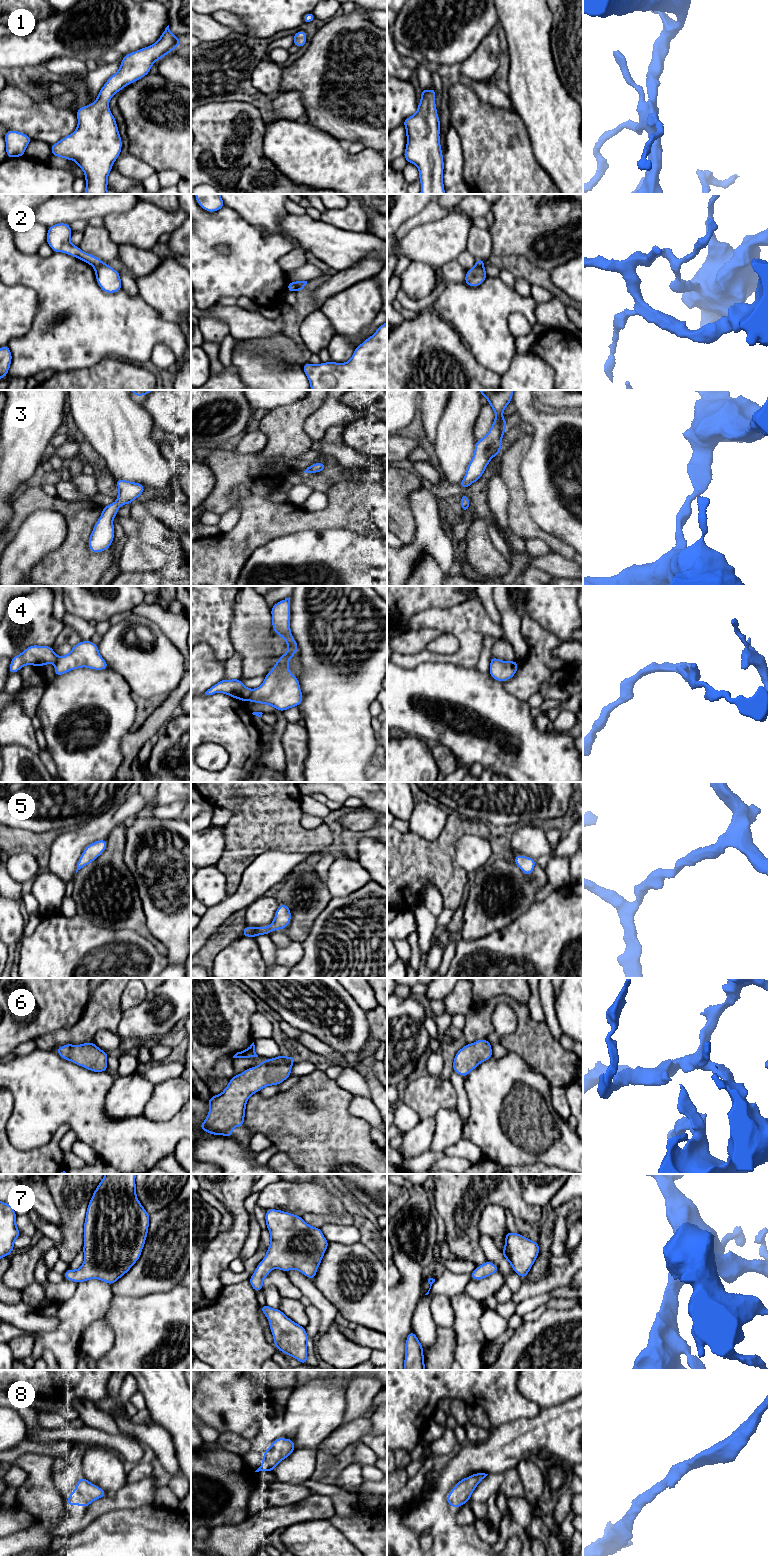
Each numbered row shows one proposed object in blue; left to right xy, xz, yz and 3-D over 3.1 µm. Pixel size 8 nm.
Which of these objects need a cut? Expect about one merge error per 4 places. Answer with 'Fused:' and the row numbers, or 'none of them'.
Fused: 2, 4

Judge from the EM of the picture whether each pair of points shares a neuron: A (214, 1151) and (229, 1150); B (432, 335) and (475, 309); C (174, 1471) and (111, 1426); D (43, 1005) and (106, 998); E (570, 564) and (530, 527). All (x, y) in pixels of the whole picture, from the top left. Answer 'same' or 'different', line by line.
A: same
B: different
C: same
D: different
E: different

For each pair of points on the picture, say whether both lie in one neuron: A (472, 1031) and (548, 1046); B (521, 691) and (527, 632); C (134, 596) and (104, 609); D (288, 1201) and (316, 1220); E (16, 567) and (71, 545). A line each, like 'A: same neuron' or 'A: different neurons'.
A: same neuron
B: same neuron
C: same neuron
D: different neurons
E: different neurons

